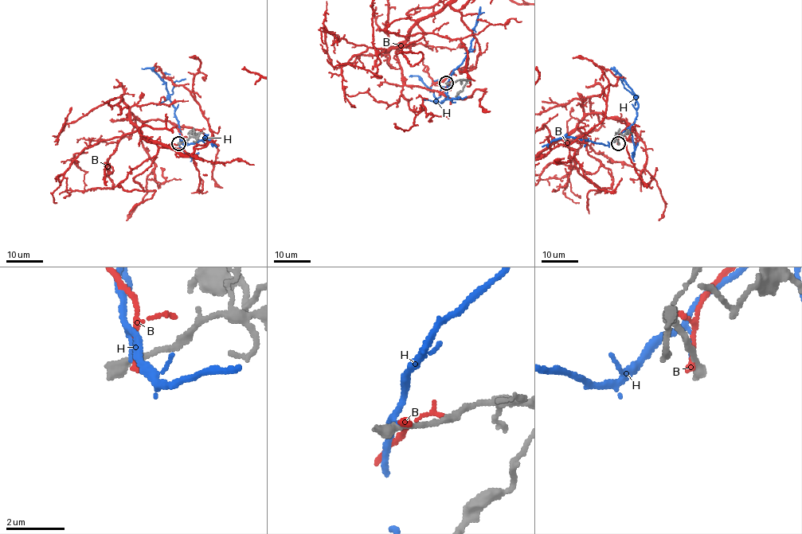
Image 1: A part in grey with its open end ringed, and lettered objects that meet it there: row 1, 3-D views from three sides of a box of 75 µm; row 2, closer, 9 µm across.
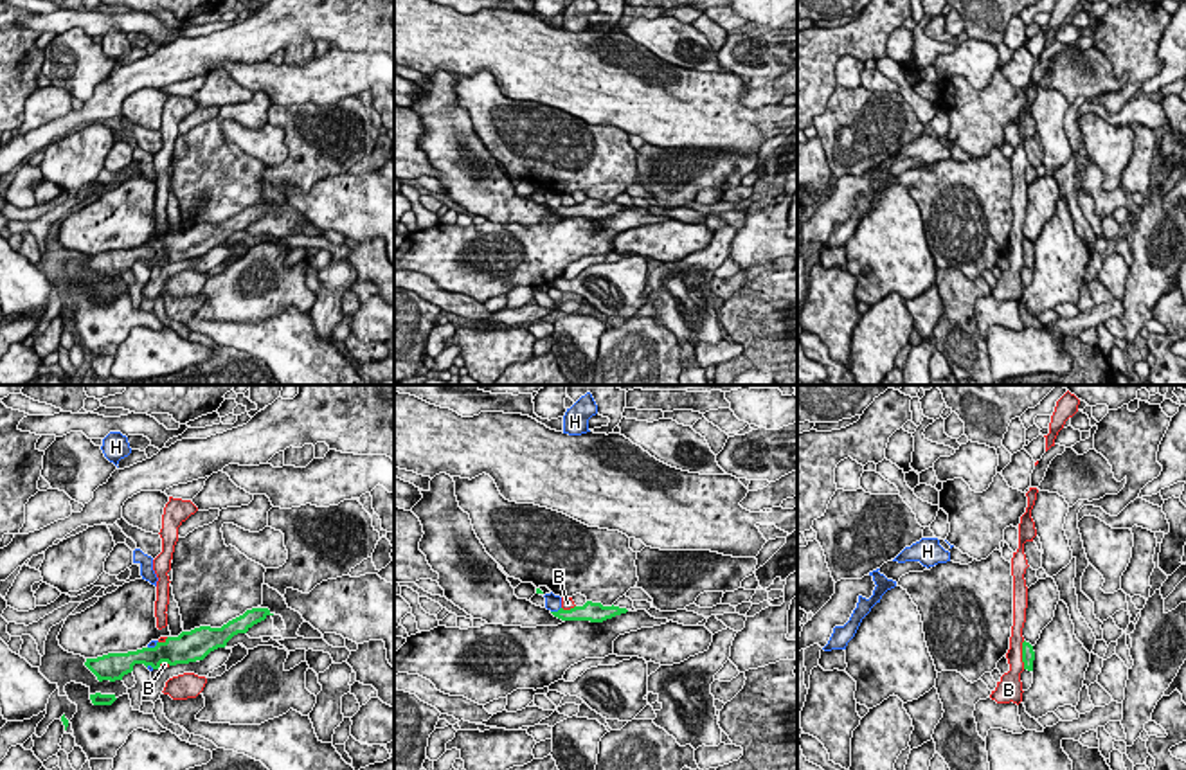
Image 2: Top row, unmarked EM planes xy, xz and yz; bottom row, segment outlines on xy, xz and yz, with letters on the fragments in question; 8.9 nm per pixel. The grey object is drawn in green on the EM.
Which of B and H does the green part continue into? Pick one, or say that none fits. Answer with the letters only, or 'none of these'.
none of these

